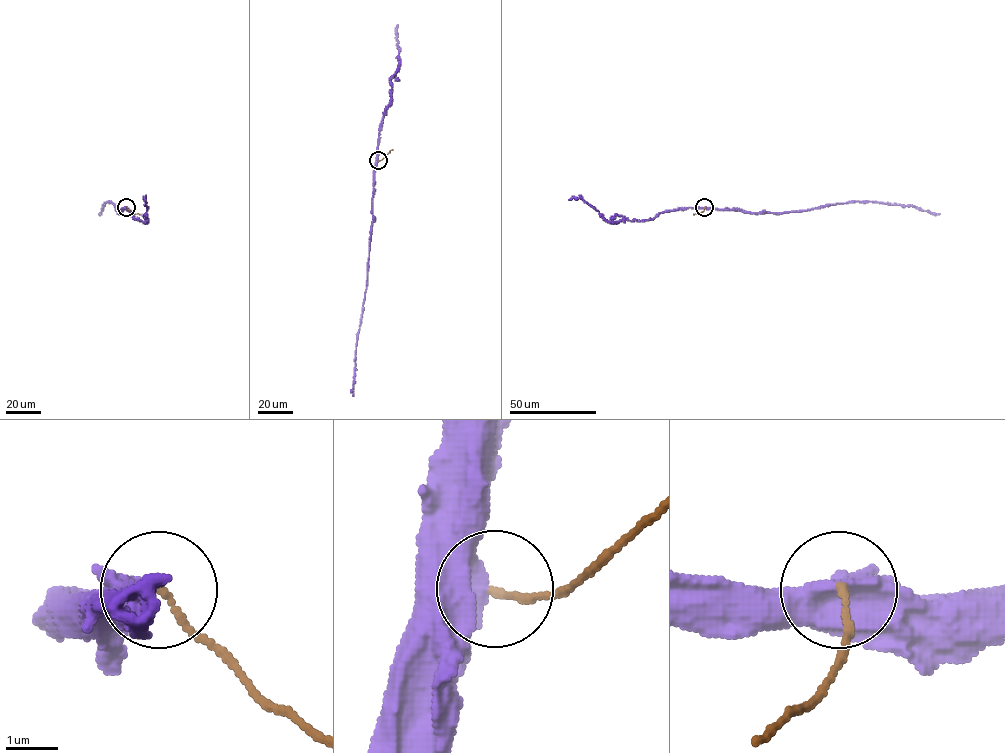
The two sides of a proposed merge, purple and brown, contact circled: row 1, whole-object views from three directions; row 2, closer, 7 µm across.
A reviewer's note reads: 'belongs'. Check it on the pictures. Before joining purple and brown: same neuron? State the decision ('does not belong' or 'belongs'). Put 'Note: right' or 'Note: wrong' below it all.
does not belong
Note: wrong

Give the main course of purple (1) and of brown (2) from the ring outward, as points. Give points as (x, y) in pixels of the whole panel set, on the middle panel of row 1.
1: (378, 161), (352, 396)
2: (378, 161), (393, 149)

